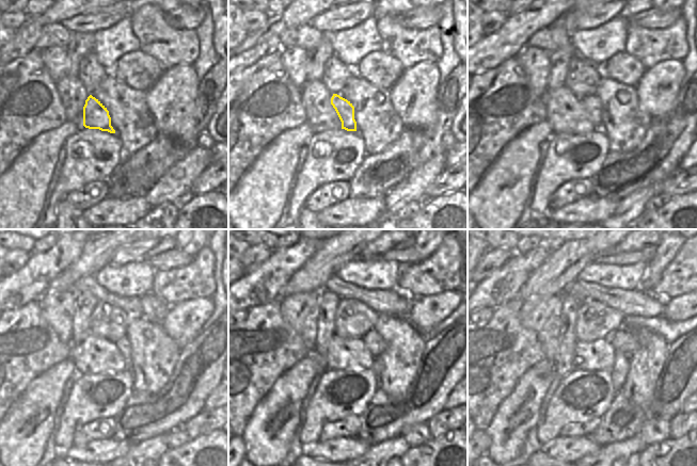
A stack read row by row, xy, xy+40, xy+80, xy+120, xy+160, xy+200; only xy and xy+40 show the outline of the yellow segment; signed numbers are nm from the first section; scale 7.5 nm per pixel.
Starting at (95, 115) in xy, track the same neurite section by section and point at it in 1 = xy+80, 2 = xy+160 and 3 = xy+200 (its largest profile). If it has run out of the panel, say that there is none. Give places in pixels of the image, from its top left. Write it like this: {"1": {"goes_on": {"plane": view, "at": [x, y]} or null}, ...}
{"1": {"goes_on": {"plane": "xy+80", "at": [591, 103]}}, "2": {"goes_on": {"plane": "xy+160", "at": [375, 342]}}, "3": {"goes_on": {"plane": "xy+200", "at": [627, 342]}}}

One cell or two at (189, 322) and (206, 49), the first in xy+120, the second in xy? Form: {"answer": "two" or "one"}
{"answer": "two"}

